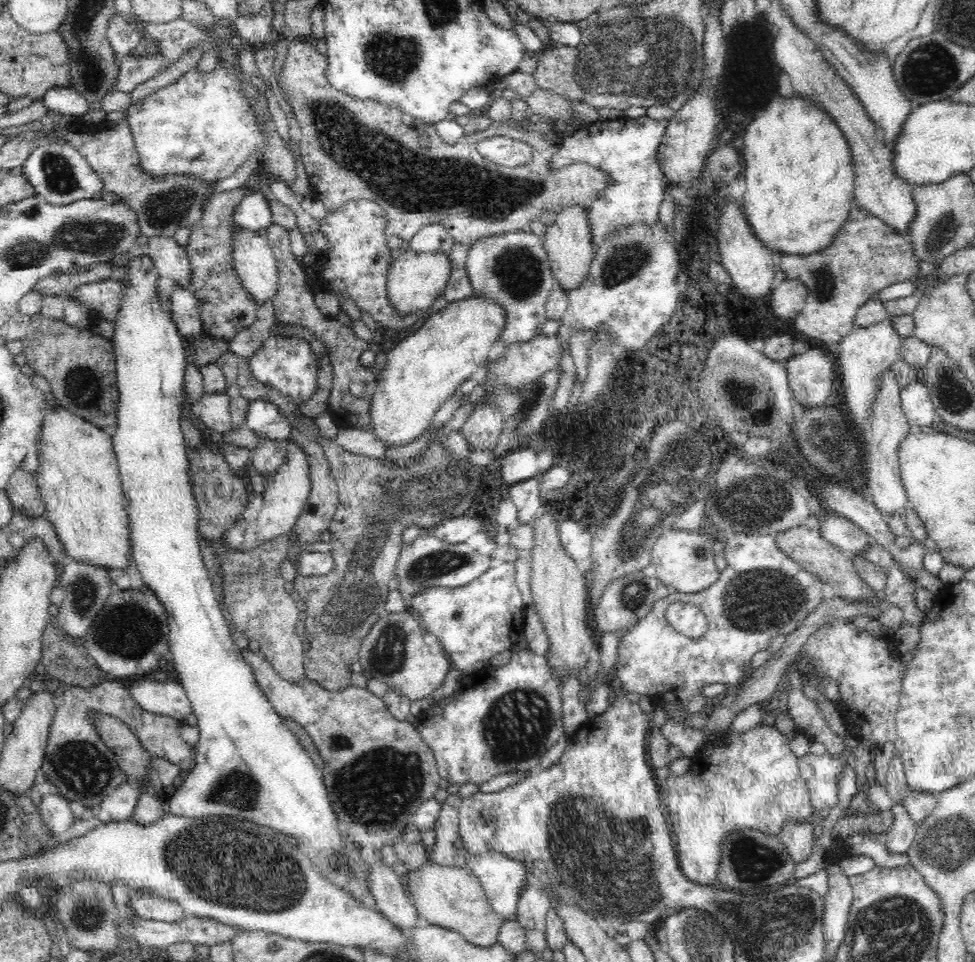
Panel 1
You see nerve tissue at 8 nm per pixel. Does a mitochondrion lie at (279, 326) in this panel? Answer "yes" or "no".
no

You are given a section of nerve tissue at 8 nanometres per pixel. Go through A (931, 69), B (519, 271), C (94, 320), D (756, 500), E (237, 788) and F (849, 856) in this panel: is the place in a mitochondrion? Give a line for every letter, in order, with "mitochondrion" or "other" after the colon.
A: mitochondrion
B: mitochondrion
C: other
D: mitochondrion
E: mitochondrion
F: other

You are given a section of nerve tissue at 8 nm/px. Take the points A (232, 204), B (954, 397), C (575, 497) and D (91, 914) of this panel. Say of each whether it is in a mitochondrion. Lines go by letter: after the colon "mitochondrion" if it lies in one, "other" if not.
A: other
B: mitochondrion
C: other
D: mitochondrion

